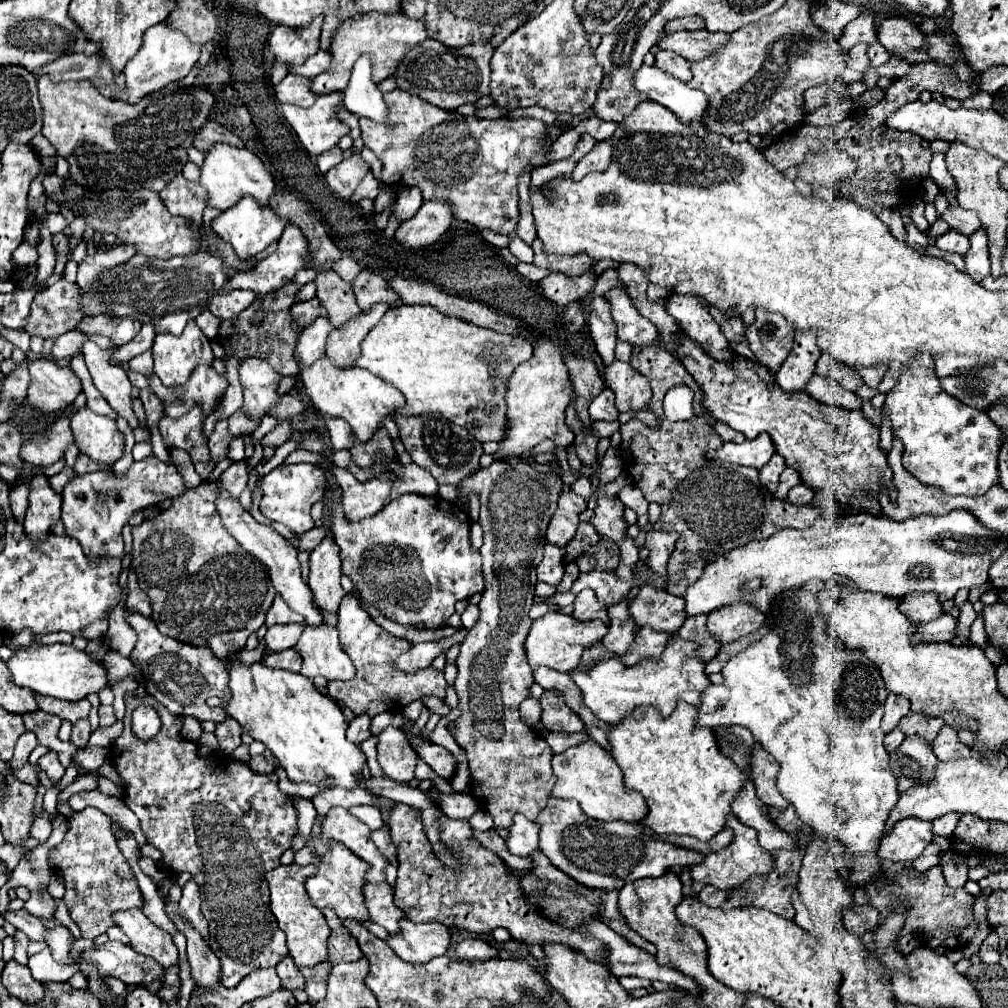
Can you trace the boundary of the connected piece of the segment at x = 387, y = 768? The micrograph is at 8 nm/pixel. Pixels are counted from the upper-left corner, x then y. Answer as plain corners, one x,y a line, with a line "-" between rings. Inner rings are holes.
389,726
379,734
377,760
387,778
409,784
415,778
415,766
419,756
411,748
405,732

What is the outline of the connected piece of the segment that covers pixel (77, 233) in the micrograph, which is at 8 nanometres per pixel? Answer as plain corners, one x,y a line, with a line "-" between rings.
77,216
77,218
69,224
69,228
73,230
73,236
71,236
71,250
73,250
73,246
75,246
75,244
79,244
81,236
83,236
83,230
85,230
85,220
83,220
81,216

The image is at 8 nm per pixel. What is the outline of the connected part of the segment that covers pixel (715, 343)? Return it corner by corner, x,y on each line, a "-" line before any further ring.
669,294
665,302
665,310
677,320
689,338
699,342
715,360
731,362
735,354
707,308
709,304
693,294

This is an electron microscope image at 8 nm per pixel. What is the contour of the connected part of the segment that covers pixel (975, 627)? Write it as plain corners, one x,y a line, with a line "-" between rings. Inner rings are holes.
979,614
970,627
970,642
983,650
989,645
982,614

